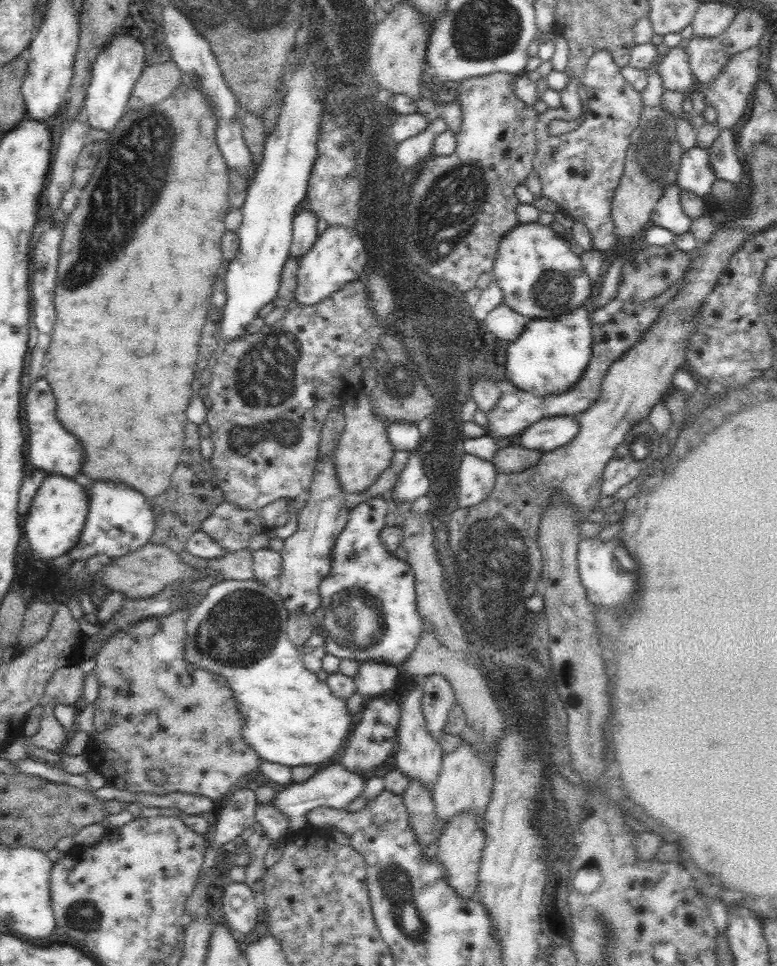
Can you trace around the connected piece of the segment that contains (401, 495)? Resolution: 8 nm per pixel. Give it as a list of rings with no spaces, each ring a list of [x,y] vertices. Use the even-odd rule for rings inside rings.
[[[420,449],[410,451],[407,466],[399,474],[394,488],[390,490],[391,497],[394,495],[396,499],[413,503],[416,499],[426,495],[429,488],[430,478],[426,476],[426,471],[424,471],[422,451]]]

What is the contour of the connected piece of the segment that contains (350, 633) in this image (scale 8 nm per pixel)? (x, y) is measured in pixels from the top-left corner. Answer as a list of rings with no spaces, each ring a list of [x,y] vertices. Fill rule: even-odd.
[[[381,496],[370,498],[351,509],[350,518],[338,535],[332,552],[332,570],[319,586],[321,604],[313,614],[313,626],[324,638],[327,654],[340,659],[353,657],[360,663],[370,660],[400,666],[418,645],[424,624],[417,609],[414,571],[410,563],[398,559],[380,542],[380,530],[386,525],[384,520],[391,510]]]

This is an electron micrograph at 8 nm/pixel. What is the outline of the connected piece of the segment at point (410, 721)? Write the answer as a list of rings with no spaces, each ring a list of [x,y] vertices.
[[[422,681],[406,694],[404,702],[400,700],[399,707],[401,712],[396,739],[400,746],[396,754],[396,768],[400,769],[410,780],[418,779],[432,790],[438,782],[443,755],[440,743],[426,727],[426,717],[422,713]]]

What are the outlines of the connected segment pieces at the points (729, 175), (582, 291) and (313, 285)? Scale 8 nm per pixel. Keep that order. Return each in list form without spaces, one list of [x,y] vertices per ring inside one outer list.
[[[722,128],[718,139],[710,147],[710,165],[714,167],[716,178],[737,183],[744,176],[744,168],[736,150],[737,142],[730,128]]]
[[[538,221],[520,223],[502,237],[491,271],[494,272],[492,280],[503,292],[503,302],[529,320],[560,317],[582,307],[592,286],[571,244],[559,237],[550,225]]]
[[[329,226],[318,236],[312,248],[300,258],[294,301],[300,305],[316,305],[324,301],[346,283],[363,278],[366,262],[364,243],[354,227]]]

